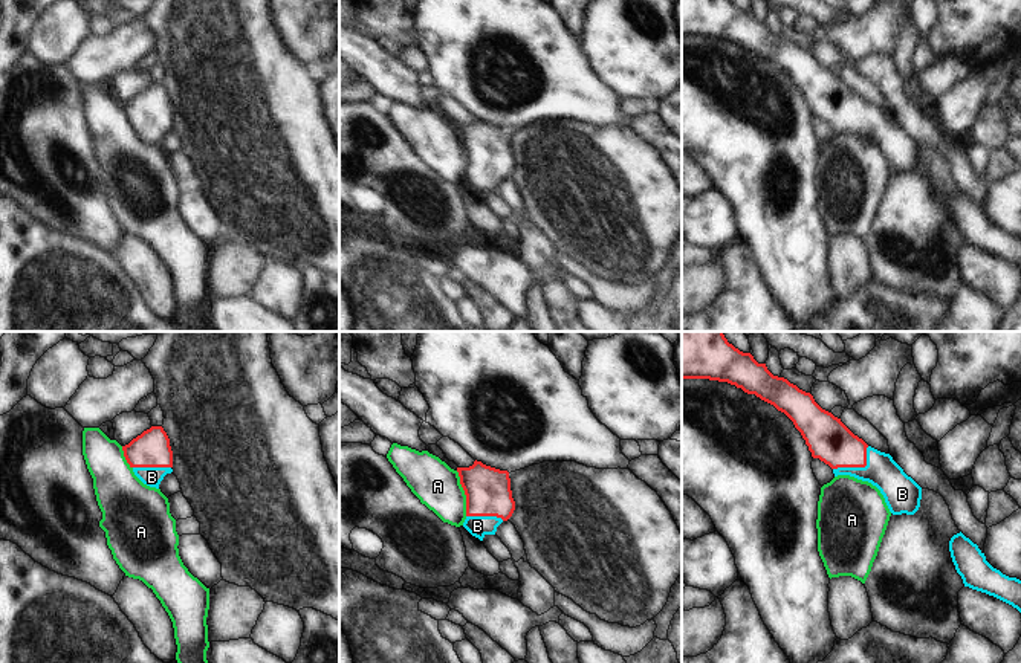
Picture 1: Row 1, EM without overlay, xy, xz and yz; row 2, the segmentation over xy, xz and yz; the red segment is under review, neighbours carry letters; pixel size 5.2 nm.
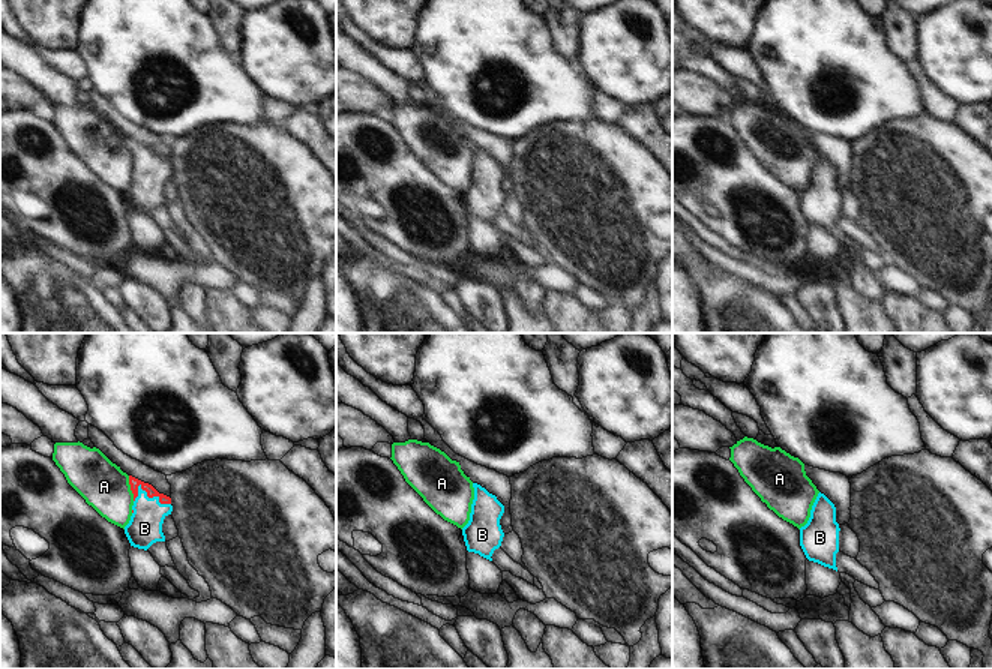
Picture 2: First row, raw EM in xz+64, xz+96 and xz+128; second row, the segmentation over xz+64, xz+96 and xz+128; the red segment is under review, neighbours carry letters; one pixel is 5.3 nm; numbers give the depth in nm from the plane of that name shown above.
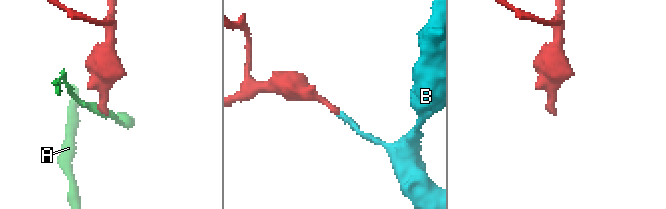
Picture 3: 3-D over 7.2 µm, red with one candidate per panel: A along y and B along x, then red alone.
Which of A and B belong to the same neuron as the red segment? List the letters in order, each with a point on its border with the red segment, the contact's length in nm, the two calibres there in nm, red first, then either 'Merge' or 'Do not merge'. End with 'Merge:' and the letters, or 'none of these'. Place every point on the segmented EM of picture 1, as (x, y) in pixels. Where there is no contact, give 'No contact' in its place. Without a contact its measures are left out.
A: Touches red at xz (465, 494). Shared border 240 nm. Thickness 240 nm (red) against 240 nm. Do not merge
B: Touches red at yz (858, 466). Shared border 220 nm. Thickness 220 nm (red) against 170 nm. Merge
Merge: B.

